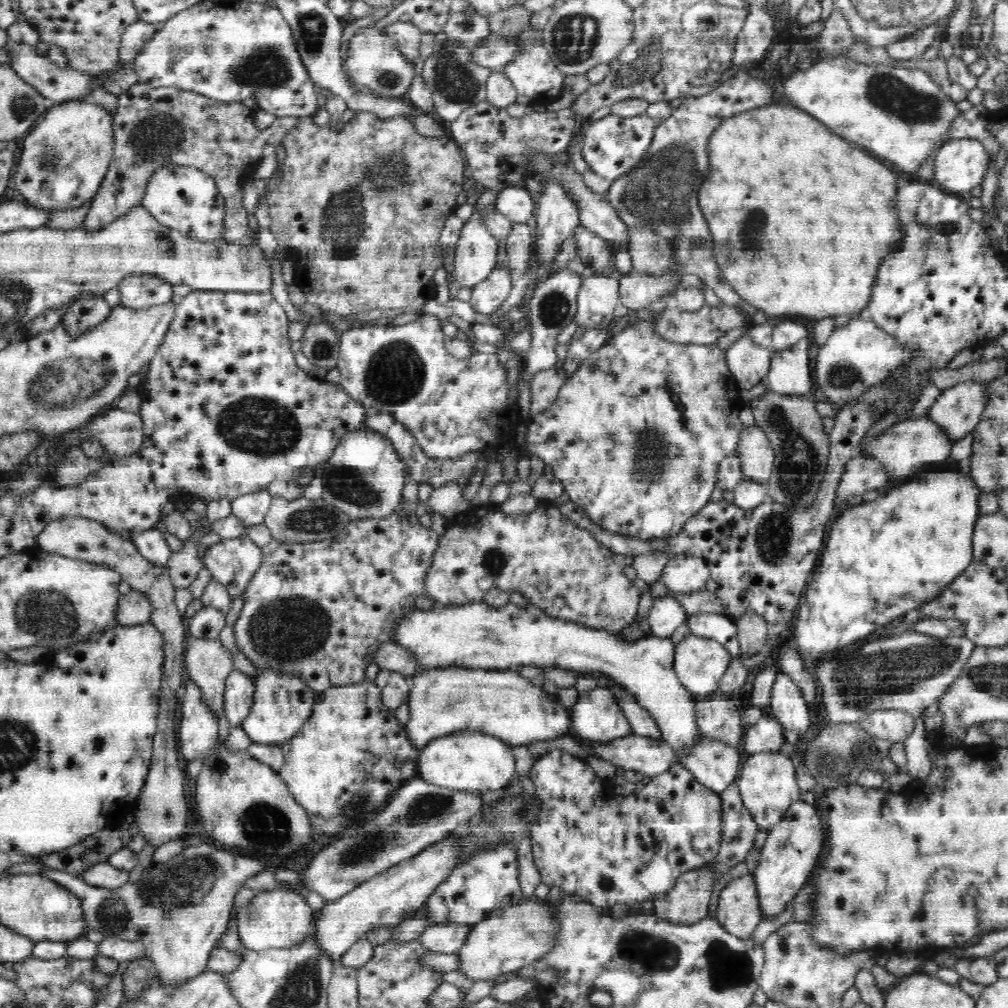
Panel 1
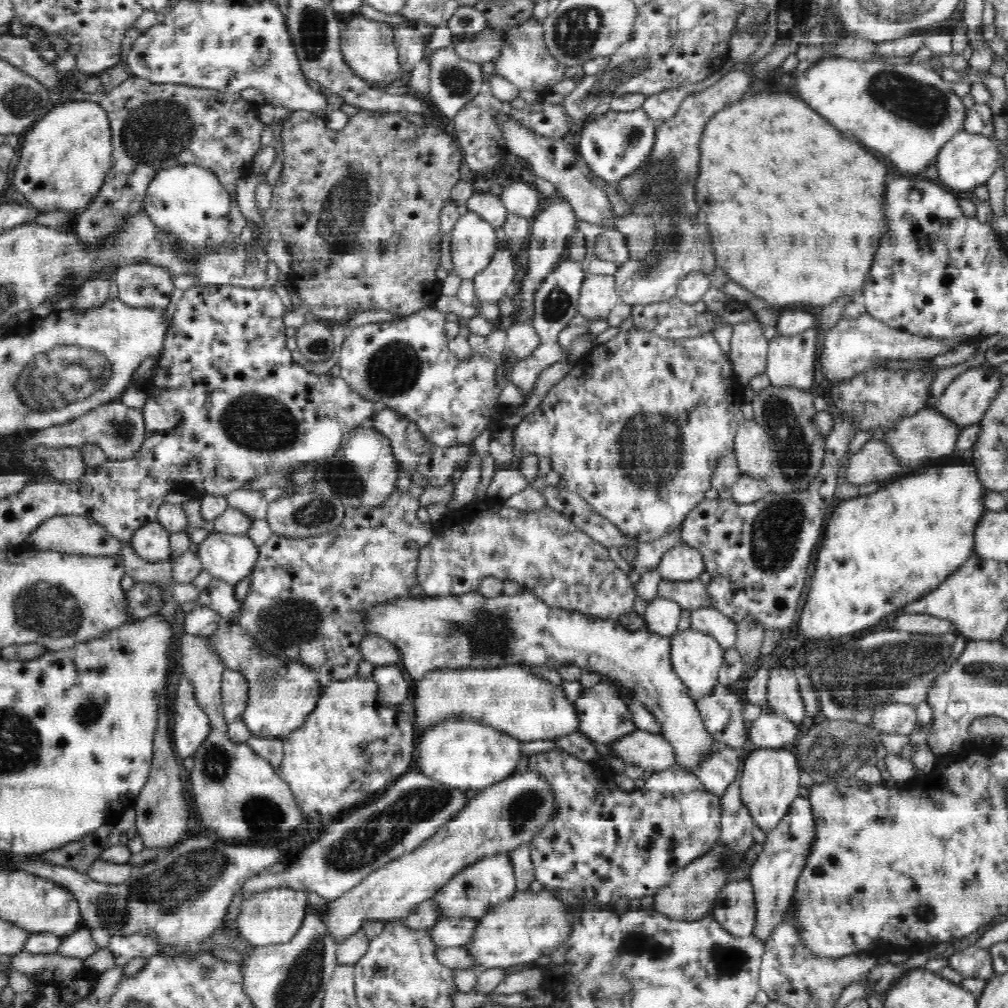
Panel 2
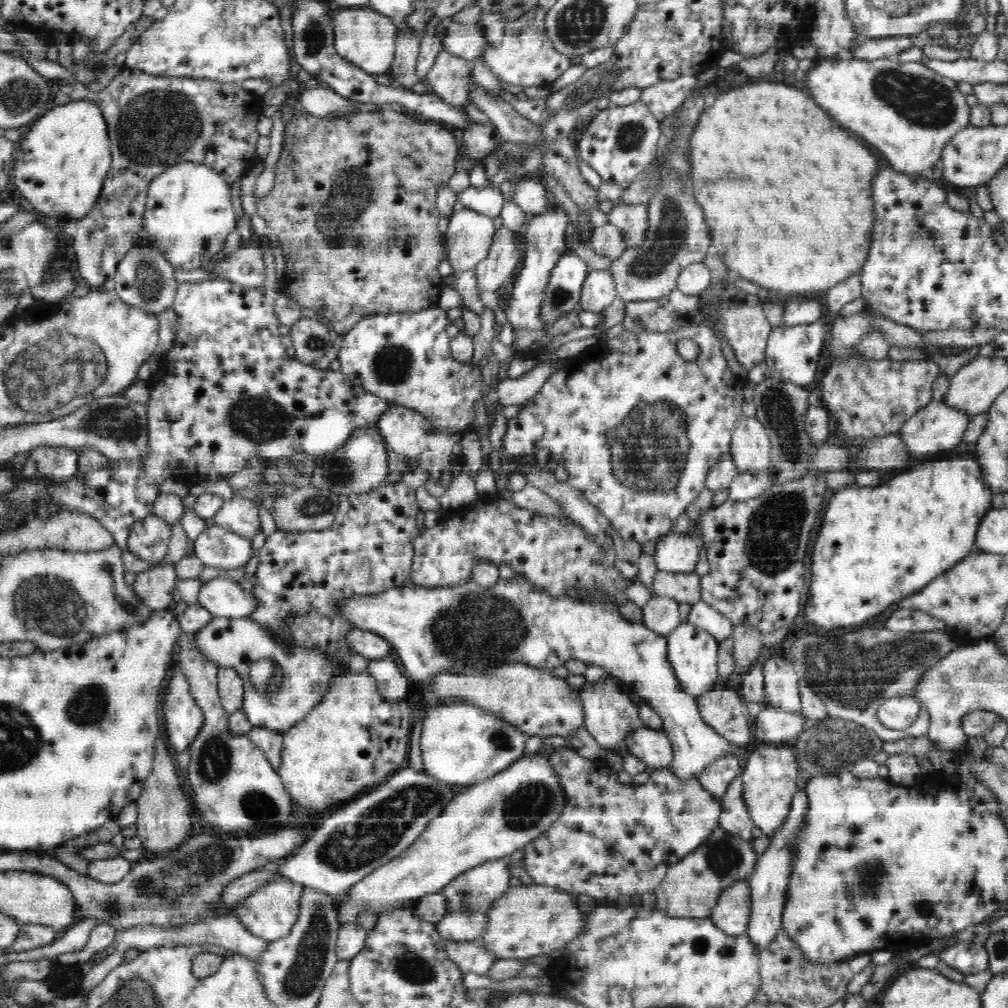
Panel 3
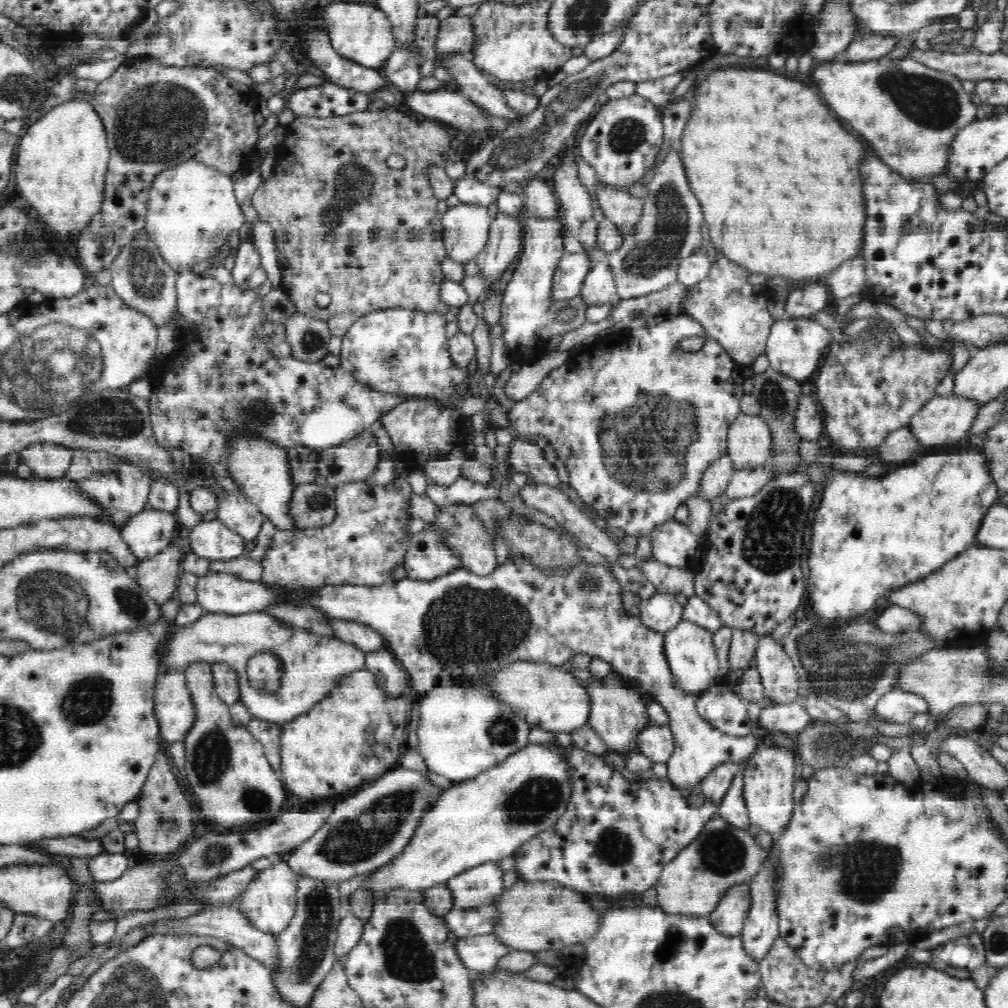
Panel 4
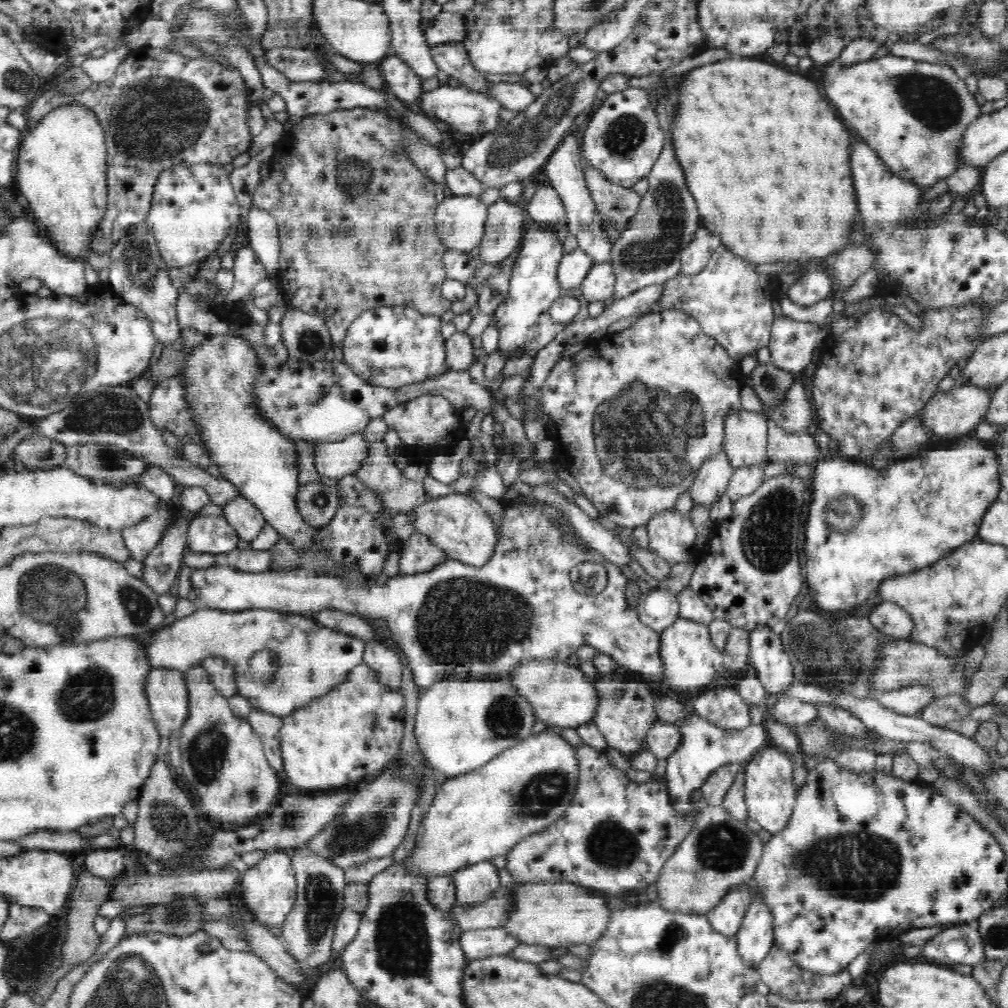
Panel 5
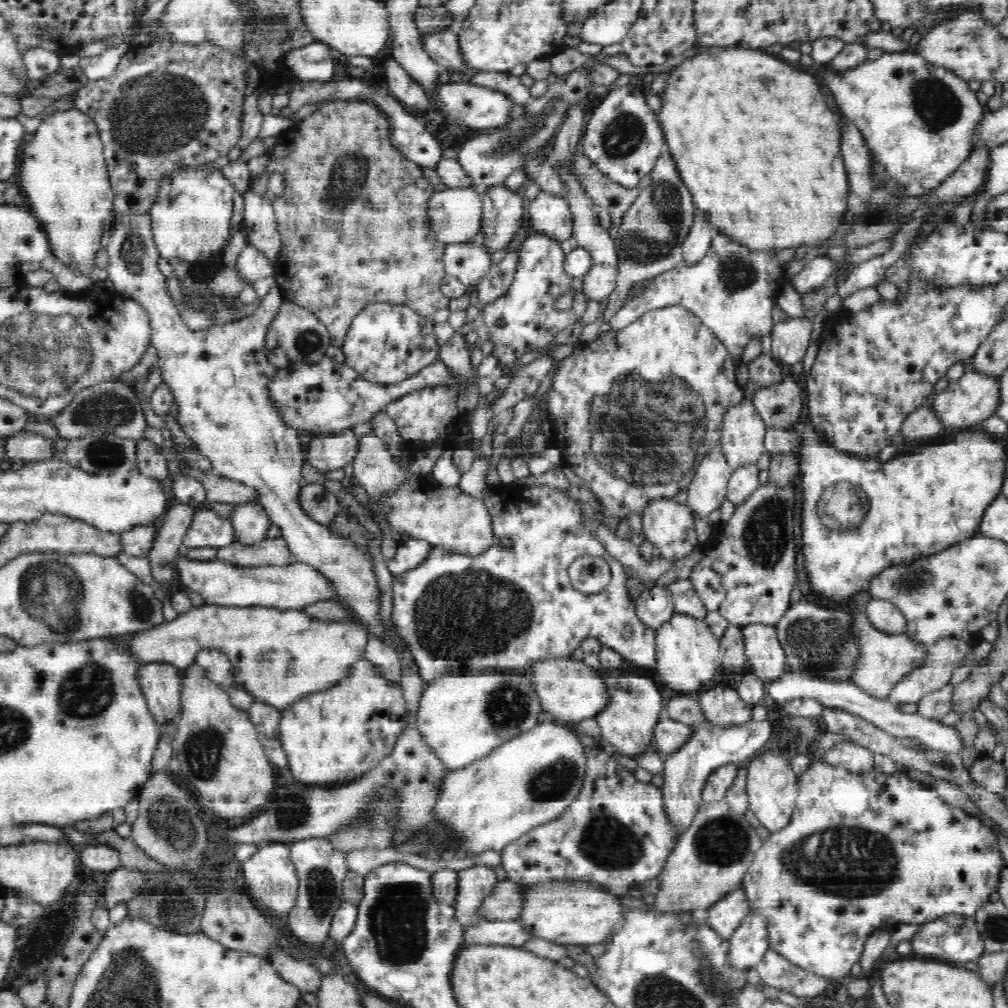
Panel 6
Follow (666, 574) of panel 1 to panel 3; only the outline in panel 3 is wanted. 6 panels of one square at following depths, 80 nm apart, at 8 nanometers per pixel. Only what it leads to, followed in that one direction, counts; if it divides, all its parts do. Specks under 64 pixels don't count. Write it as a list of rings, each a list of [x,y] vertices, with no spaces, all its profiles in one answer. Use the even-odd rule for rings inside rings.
[[[670,531],[659,537],[656,544],[653,555],[656,567],[673,574],[694,574],[700,547],[698,538]]]

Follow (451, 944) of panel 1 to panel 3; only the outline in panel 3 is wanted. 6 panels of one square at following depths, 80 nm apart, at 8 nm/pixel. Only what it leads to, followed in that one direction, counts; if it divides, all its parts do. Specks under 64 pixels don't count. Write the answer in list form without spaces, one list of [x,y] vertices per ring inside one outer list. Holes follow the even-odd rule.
[[[487,912],[447,913],[436,926],[441,936],[450,942],[480,940],[487,926]]]

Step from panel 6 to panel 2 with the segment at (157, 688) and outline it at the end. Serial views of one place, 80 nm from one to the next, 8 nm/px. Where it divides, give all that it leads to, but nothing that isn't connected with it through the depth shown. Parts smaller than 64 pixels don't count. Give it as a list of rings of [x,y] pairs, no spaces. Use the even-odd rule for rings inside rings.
[[[182,677],[174,698],[174,748],[181,760],[194,756],[212,732],[208,714],[195,699],[190,679]]]

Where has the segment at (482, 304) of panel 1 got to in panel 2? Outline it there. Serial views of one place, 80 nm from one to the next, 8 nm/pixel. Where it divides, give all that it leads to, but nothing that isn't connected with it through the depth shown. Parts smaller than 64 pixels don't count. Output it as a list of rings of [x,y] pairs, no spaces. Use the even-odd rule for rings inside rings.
[[[498,247],[492,255],[488,267],[474,278],[474,293],[481,305],[504,299],[508,286],[514,282],[517,259],[510,247]]]

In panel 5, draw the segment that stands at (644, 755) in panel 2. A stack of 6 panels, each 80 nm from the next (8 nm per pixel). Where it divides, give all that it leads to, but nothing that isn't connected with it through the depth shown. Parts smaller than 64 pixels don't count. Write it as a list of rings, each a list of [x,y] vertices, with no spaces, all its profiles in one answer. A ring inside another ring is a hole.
[[[657,721],[646,732],[644,749],[665,760],[676,752],[680,741],[678,725]]]

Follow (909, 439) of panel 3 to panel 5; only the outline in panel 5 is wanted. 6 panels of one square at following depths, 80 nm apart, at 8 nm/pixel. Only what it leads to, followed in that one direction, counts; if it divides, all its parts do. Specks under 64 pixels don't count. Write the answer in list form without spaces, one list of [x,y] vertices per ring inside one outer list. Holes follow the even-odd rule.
[[[961,383],[947,392],[938,390],[936,394],[925,404],[918,414],[920,424],[923,429],[930,428],[936,436],[956,436],[960,434],[970,435],[972,428],[976,429],[984,420],[984,414],[990,410],[990,400],[992,400],[990,391],[982,390],[982,387],[966,386]]]

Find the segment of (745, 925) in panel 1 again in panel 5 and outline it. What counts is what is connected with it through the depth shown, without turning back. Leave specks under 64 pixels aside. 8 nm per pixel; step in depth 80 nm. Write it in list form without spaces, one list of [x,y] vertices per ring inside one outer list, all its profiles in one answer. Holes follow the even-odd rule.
[[[739,887],[726,893],[718,906],[706,913],[715,932],[726,937],[735,937],[742,927],[746,912],[753,898],[748,888]]]

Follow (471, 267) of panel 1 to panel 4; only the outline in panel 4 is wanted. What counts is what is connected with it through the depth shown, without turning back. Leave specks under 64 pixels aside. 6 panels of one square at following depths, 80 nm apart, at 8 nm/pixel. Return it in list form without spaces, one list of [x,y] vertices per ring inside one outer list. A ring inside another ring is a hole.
[[[460,202],[448,207],[439,222],[447,256],[465,265],[488,243],[493,218],[488,207]]]

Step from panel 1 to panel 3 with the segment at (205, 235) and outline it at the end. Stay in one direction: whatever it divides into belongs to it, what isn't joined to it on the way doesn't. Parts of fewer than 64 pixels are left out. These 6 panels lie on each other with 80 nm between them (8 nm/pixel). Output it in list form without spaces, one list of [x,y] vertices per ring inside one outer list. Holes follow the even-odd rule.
[[[195,162],[165,168],[151,180],[144,214],[144,233],[153,236],[153,244],[175,269],[201,268],[222,249],[226,236],[239,229],[238,217],[231,205],[230,189],[222,175]]]

